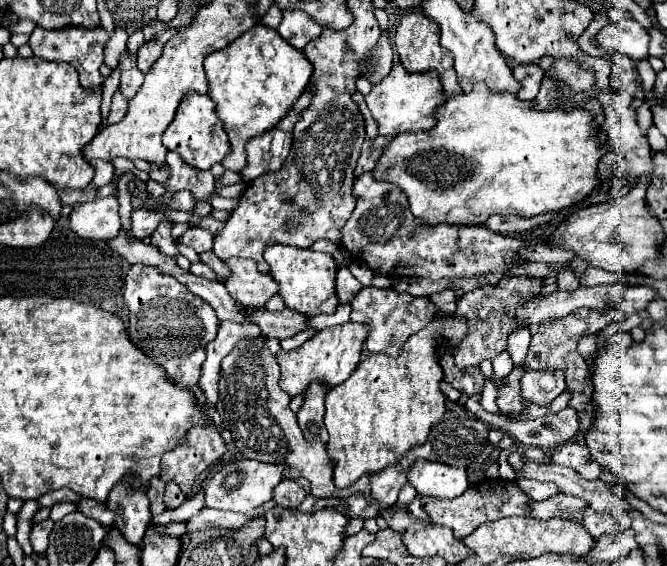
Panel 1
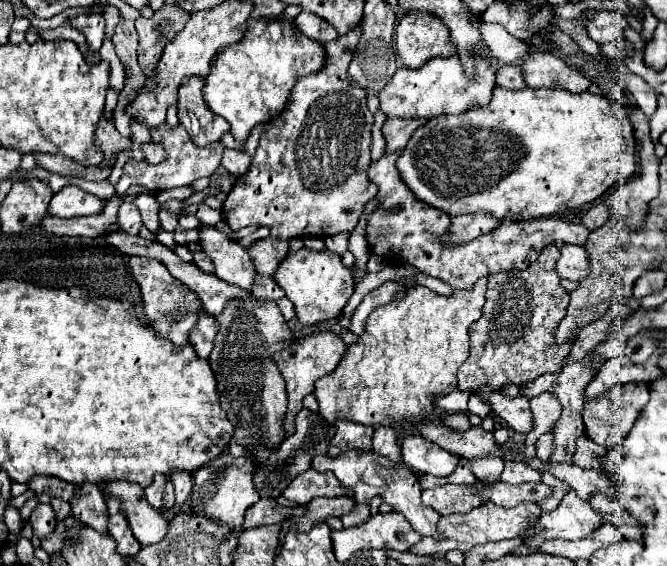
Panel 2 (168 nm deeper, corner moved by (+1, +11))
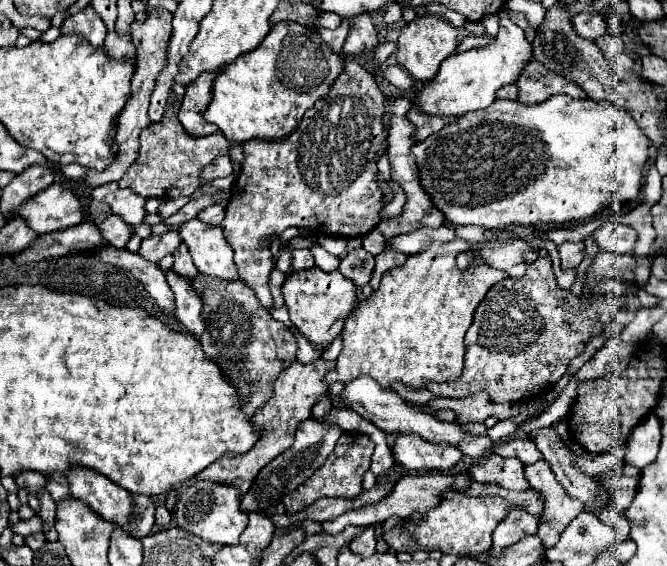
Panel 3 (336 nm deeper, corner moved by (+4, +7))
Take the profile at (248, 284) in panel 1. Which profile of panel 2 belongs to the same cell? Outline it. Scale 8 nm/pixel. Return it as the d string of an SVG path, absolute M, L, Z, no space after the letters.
M200 226L200 244L206 250L206 254L212 258L216 270L214 274L228 282L236 284L244 290L252 290L256 268L248 254L248 250L224 236L224 232L212 228L212 226Z

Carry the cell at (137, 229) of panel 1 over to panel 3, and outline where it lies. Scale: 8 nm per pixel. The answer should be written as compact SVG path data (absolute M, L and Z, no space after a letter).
M111 214L101 226L101 236L105 236L105 242L115 248L125 248L131 238L131 226L121 220L121 216Z

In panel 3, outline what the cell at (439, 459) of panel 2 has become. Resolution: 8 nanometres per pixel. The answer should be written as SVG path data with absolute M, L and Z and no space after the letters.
M397 436L391 444L391 452L393 458L411 472L449 470L463 456L453 444L433 444L417 436Z

